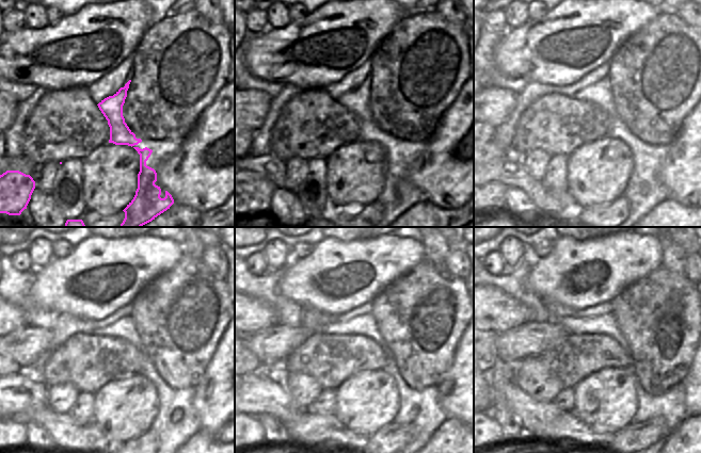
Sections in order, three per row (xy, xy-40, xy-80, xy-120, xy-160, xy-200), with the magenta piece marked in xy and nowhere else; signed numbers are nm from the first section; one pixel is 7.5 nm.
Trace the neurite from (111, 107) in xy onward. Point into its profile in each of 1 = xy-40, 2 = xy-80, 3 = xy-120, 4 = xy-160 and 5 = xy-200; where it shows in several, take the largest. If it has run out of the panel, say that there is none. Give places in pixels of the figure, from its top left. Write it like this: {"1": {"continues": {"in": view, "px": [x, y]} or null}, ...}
{"1": {"continues": {"in": "xy-40", "px": [357, 101]}}, "2": {"continues": {"in": "xy-80", "px": [600, 94]}}, "3": {"continues": {"in": "xy-120", "px": [125, 328]}}, "4": {"continues": {"in": "xy-160", "px": [365, 325]}}, "5": {"continues": {"in": "xy-200", "px": [606, 324]}}}

